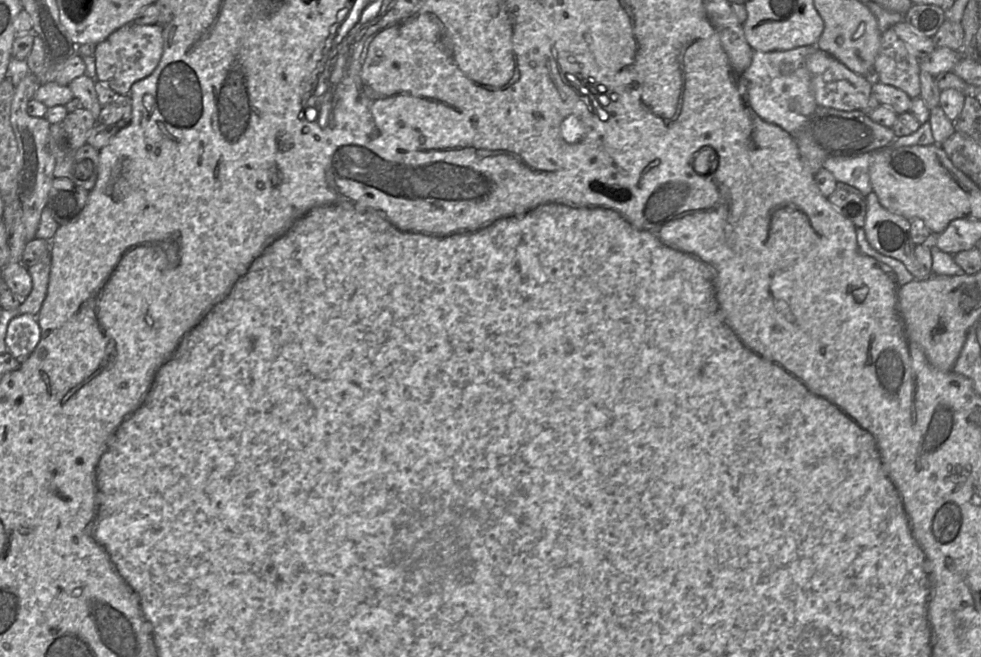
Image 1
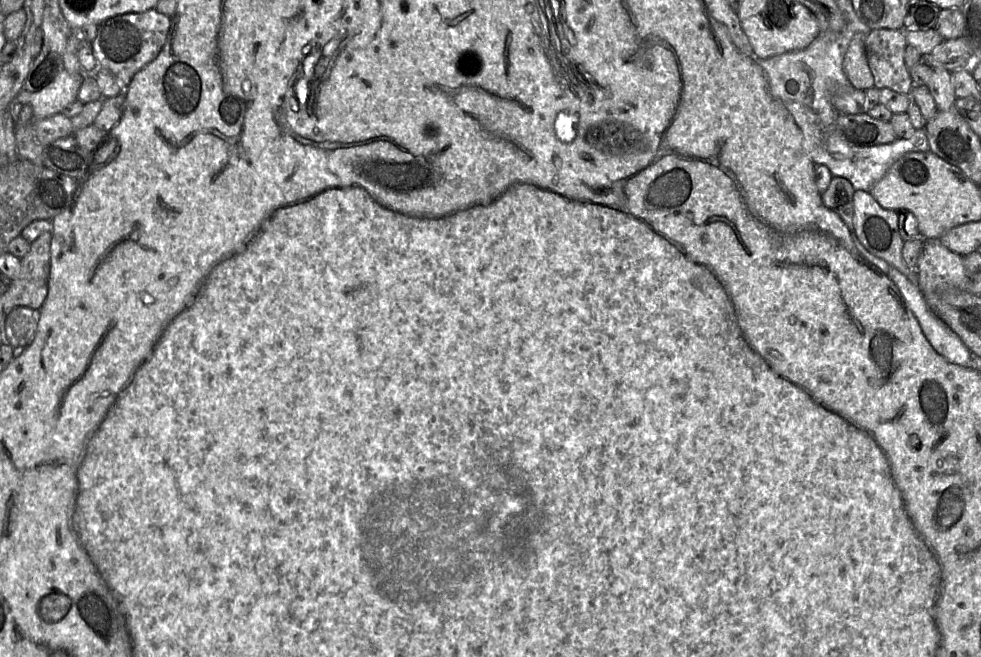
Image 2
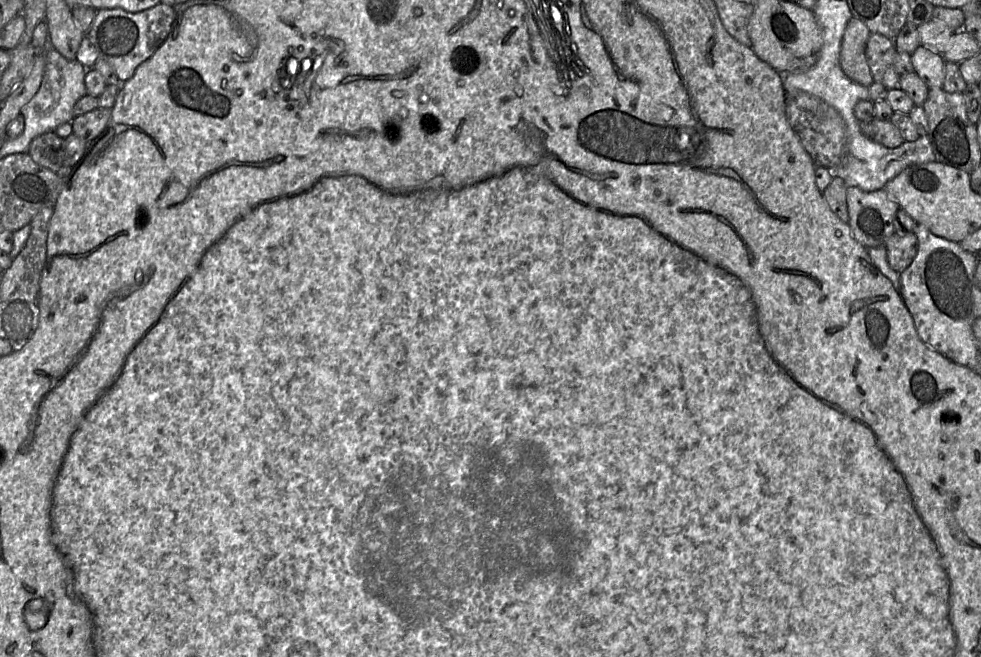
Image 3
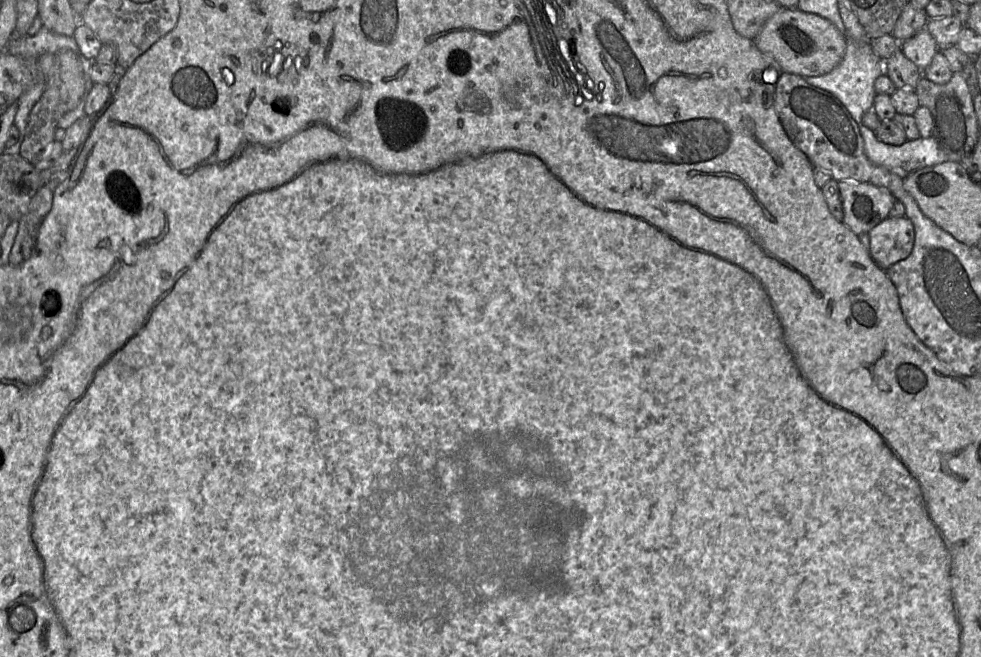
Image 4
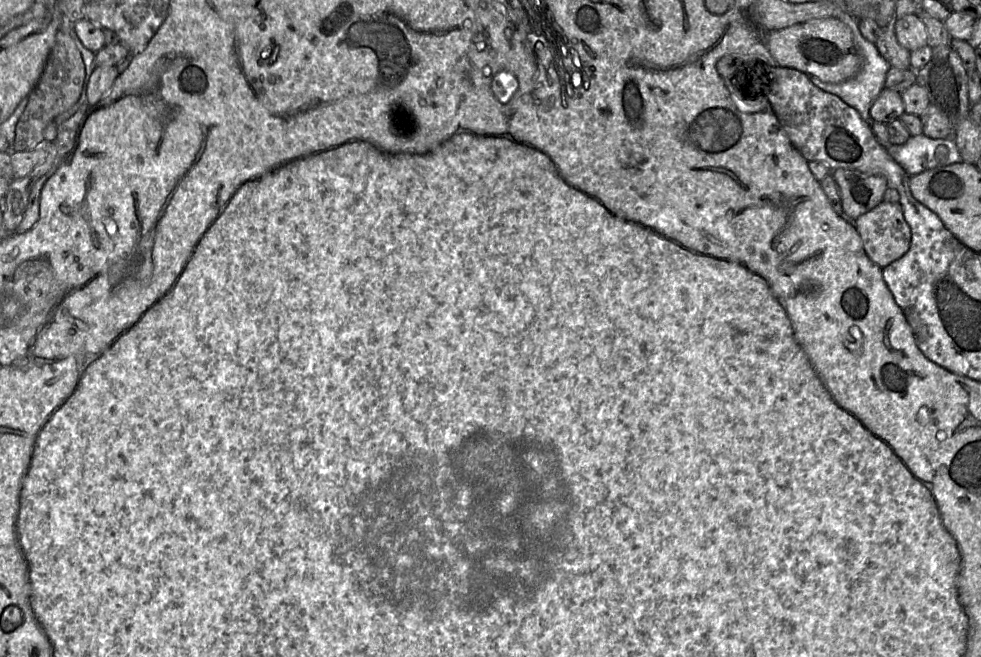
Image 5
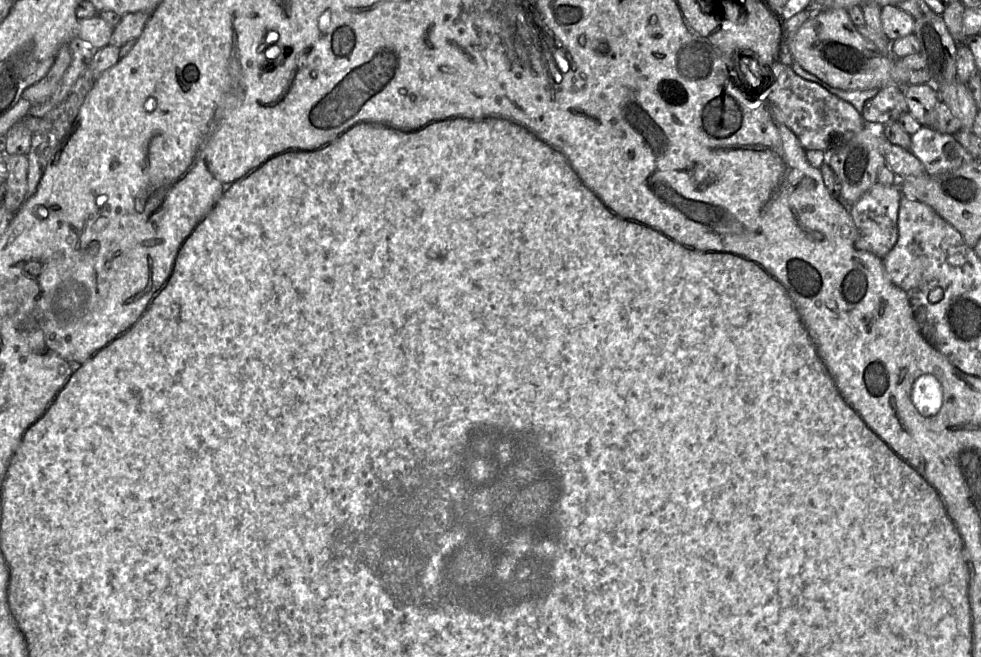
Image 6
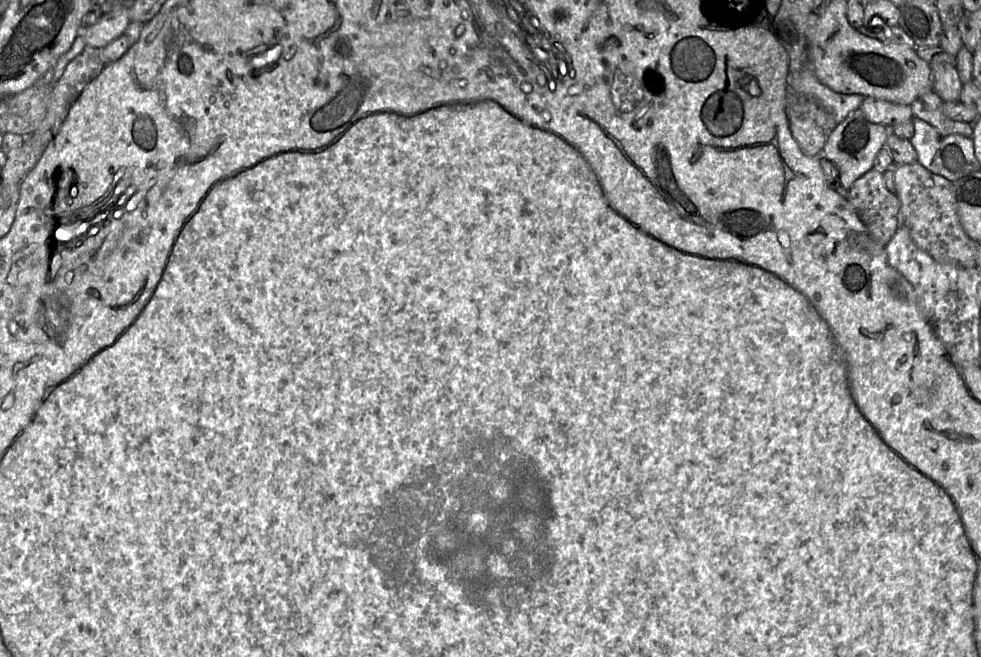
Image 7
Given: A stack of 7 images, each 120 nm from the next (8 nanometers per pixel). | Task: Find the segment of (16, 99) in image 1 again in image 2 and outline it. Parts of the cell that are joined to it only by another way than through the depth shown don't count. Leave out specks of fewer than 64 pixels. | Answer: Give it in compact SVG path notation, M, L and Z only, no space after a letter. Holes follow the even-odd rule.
M62 113L26 123L16 122L15 141L19 159L43 165L44 149L59 138L72 135L71 119Z

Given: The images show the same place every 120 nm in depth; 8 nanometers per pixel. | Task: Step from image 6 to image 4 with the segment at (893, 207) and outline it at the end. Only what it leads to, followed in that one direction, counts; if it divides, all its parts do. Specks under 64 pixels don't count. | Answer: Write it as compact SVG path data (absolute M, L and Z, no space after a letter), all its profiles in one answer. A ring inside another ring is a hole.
M888 216L868 233L869 254L883 270L907 258L914 246L912 222L906 217Z

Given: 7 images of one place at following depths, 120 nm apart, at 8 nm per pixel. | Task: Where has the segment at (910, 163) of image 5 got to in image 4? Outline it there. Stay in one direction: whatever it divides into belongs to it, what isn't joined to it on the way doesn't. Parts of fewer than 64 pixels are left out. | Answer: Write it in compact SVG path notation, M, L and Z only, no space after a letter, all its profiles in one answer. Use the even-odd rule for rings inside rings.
M856 118L854 121L864 140L864 151L867 158L901 178L917 170L948 161L947 156L933 137L906 140L902 145L894 146L880 141L875 131L864 124L861 125Z

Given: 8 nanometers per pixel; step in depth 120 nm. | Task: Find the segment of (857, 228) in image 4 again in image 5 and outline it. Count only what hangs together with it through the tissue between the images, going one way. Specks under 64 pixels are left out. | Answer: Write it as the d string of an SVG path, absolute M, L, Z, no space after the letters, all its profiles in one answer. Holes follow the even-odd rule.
M843 168L830 174L837 184L843 211L852 220L872 210L884 199L888 185L882 176Z

